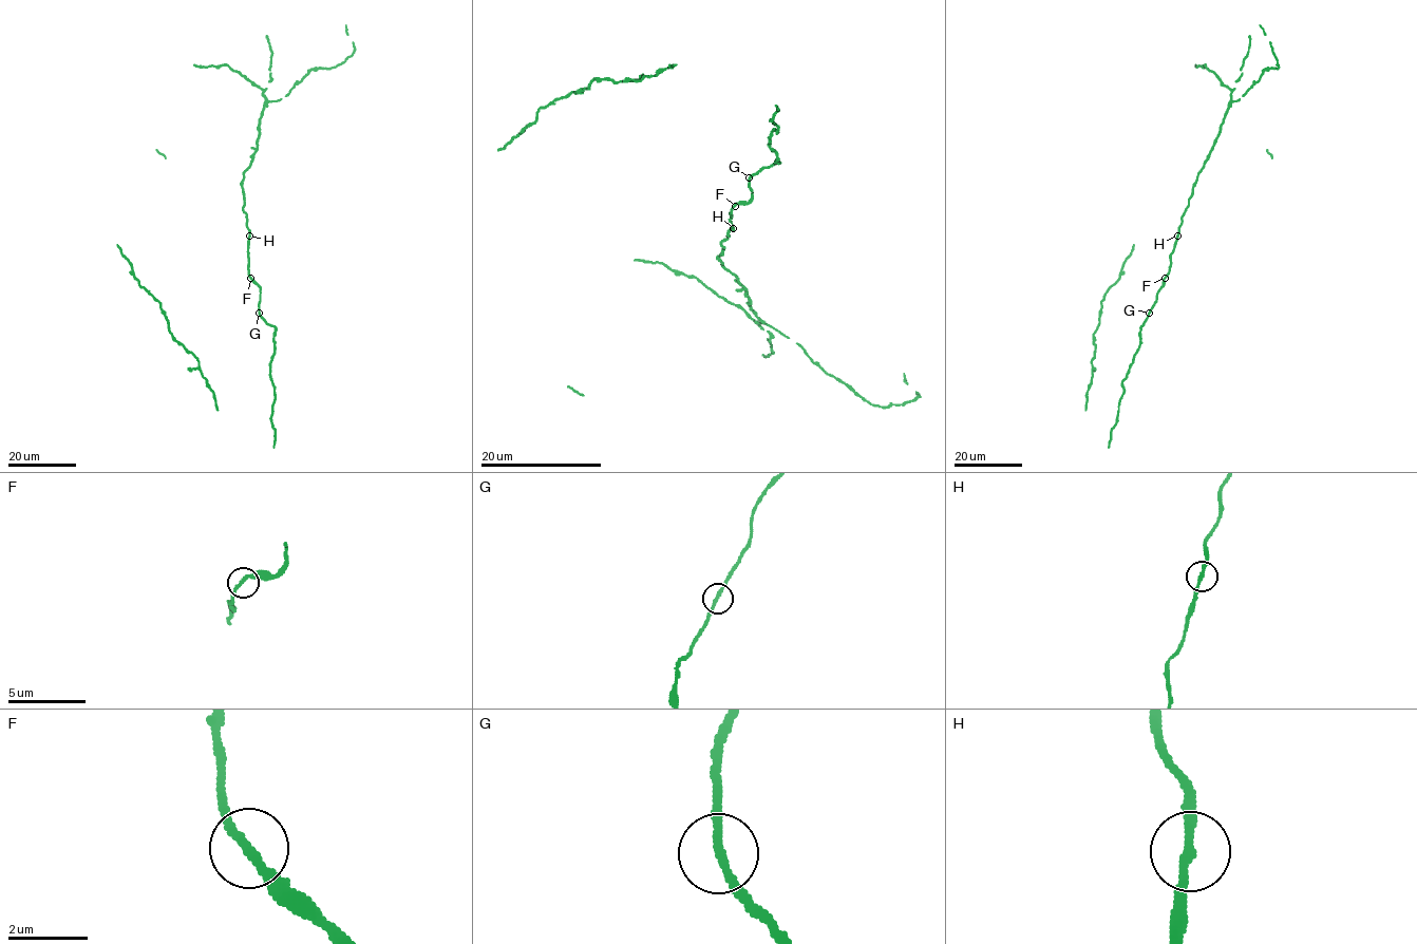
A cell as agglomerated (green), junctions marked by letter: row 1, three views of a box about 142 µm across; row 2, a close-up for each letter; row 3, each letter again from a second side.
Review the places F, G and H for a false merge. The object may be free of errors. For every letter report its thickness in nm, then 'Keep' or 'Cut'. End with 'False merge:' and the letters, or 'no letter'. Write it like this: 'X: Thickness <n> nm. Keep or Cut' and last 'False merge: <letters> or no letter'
F: Thickness 220 nm. Keep
G: Thickness 200 nm. Keep
H: Thickness 220 nm. Keep
False merge: no letter

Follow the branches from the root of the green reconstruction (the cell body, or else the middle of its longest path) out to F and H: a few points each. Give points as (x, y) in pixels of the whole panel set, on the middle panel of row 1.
F: (751, 176), (752, 197), (736, 205)
H: (751, 176), (752, 197), (748, 202), (738, 202), (731, 209), (733, 228)

